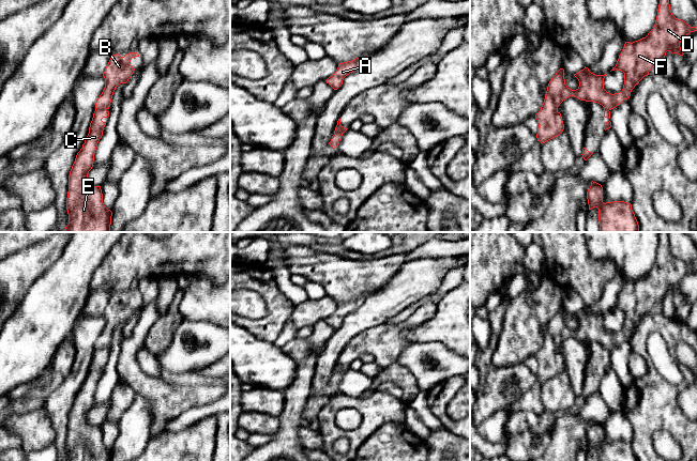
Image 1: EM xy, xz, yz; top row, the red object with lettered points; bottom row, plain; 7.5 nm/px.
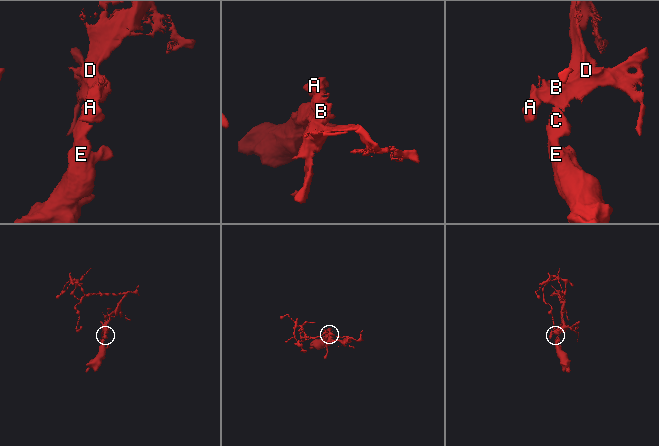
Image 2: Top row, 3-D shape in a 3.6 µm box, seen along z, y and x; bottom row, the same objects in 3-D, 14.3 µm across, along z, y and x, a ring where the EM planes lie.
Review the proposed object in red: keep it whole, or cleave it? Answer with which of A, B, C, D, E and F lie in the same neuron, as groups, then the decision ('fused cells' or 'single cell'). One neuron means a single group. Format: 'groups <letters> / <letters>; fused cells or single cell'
groups A B D F / C E; fused cells

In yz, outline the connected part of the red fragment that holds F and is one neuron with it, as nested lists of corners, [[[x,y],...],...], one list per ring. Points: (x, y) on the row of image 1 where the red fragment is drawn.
[[[660,0],[658,13],[653,29],[646,37],[633,43],[625,42],[617,64],[611,71],[624,73],[623,89],[611,94],[604,89],[604,75],[595,75],[585,66],[574,74],[579,81],[576,90],[565,84],[564,70],[560,68],[548,83],[544,103],[535,114],[539,128],[536,138],[542,144],[559,136],[564,124],[558,111],[560,104],[570,96],[580,101],[594,102],[611,110],[624,99],[630,98],[632,90],[656,63],[663,63],[667,51],[683,56],[680,43],[691,32],[697,31],[685,21],[676,18],[670,10],[669,0]]]

